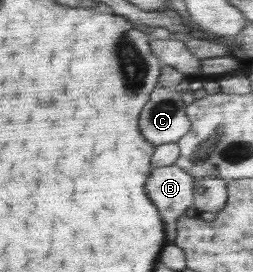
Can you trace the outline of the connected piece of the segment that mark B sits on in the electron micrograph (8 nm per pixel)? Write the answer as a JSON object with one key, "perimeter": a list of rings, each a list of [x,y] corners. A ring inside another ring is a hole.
{"perimeter":[[[173,164],[155,168],[145,183],[146,193],[157,206],[164,223],[165,246],[174,244],[175,222],[194,203],[194,180],[190,173]]]}

